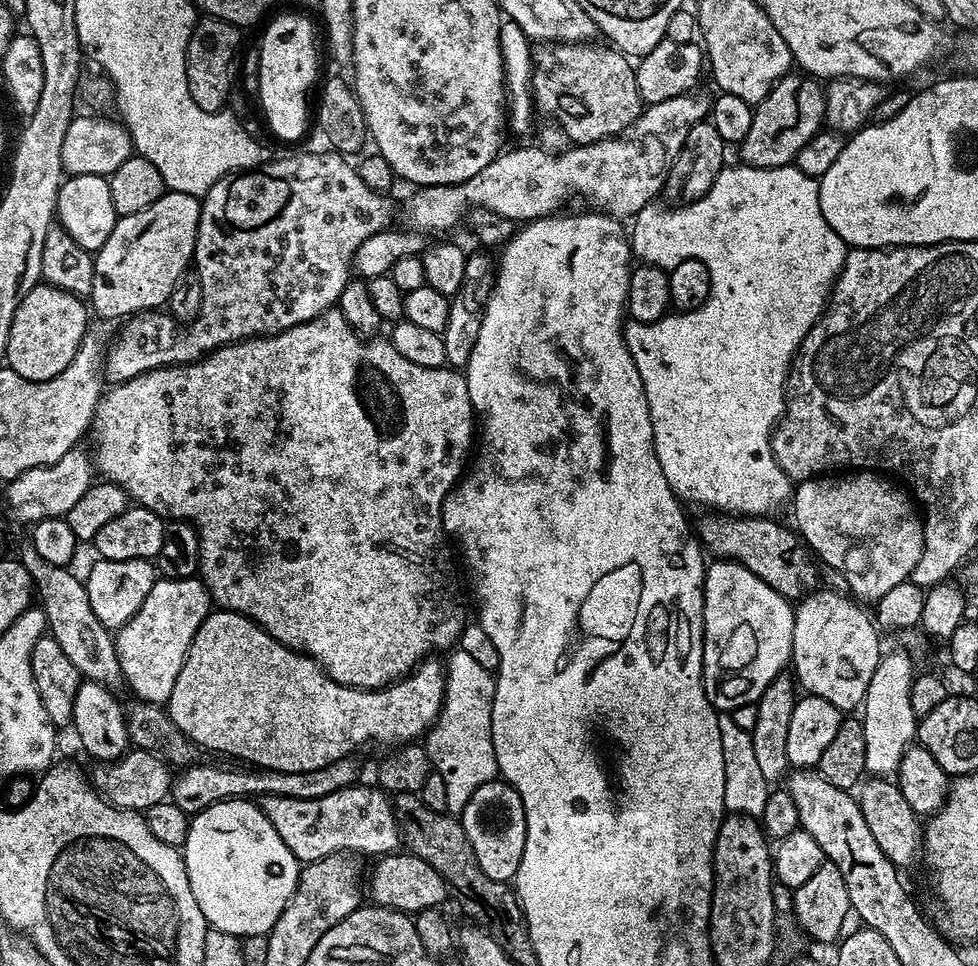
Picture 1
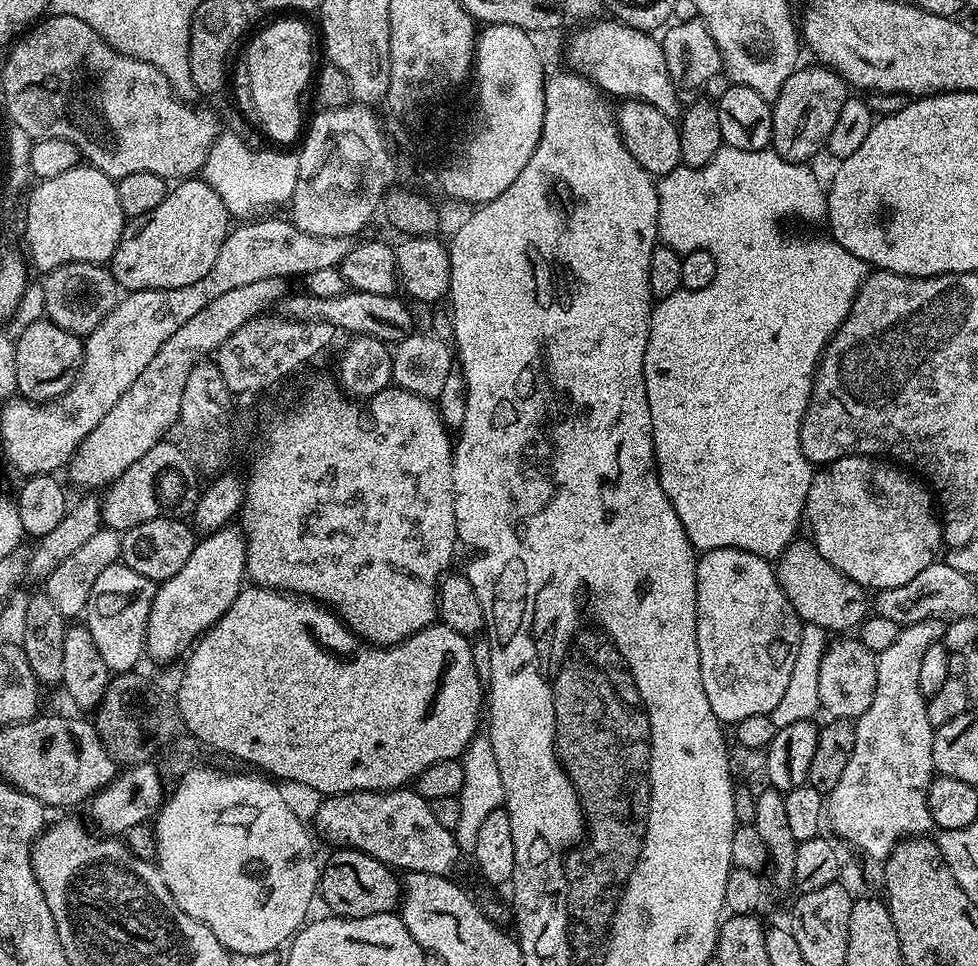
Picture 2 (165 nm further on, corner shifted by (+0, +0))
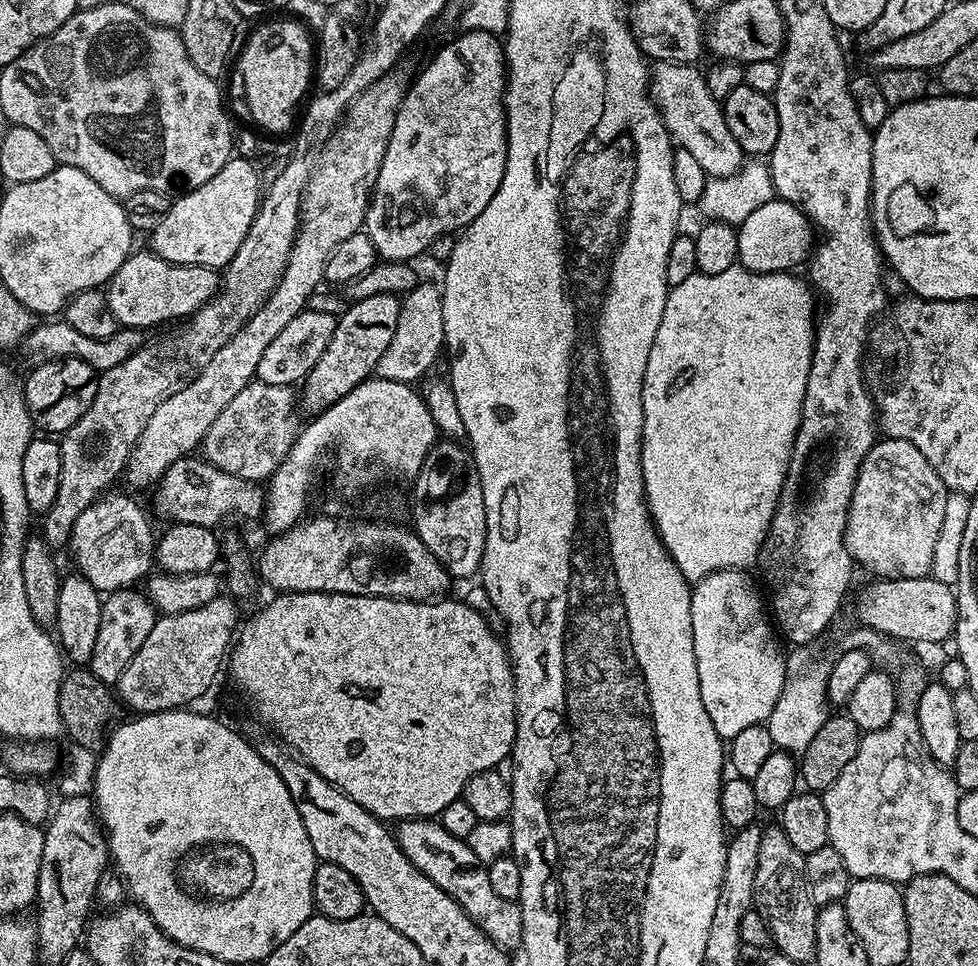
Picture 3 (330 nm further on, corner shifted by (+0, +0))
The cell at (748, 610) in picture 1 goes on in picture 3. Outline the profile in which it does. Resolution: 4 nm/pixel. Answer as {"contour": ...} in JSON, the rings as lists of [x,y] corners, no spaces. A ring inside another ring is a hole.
{"contour":[[[723,568],[706,578],[695,581],[691,585],[690,618],[692,619],[692,637],[694,638],[694,658],[698,662],[698,690],[702,690],[702,706],[706,706],[706,714],[710,714],[710,722],[714,722],[714,730],[718,730],[720,739],[725,742],[732,740],[734,734],[738,734],[741,730],[746,730],[746,726],[767,722],[771,716],[771,711],[774,710],[775,703],[778,702],[779,695],[783,692],[783,684],[786,682],[787,676],[787,662],[782,654],[780,656],[781,641],[778,639],[777,629],[766,611],[765,601],[764,604],[760,601],[761,589],[758,584],[758,589],[756,589],[755,582],[748,575],[747,571],[739,568]]]}

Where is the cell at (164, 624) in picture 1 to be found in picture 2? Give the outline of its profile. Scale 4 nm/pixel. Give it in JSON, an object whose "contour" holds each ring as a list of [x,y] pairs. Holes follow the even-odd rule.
{"contour":[[[229,526],[197,539],[194,554],[190,554],[186,566],[157,587],[144,643],[147,659],[160,664],[176,660],[180,655],[181,659],[216,620],[230,610],[234,598],[238,598],[246,584],[246,546],[243,535],[234,528]]]}

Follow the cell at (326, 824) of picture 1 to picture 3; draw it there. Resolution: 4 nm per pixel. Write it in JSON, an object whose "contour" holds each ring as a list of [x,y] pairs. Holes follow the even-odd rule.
{"contour":[[[417,818],[401,820],[395,825],[396,845],[406,854],[406,858],[434,886],[446,890],[462,910],[497,946],[505,950],[519,949],[522,936],[522,914],[519,903],[502,898],[490,886],[490,874],[485,864],[470,850],[467,840],[454,838],[454,834],[446,834],[446,830],[435,819]]]}

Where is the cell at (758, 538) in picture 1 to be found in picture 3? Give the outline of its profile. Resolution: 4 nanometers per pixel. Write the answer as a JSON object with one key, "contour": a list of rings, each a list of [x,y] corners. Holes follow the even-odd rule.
{"contour":[[[931,575],[873,582],[856,610],[863,627],[893,641],[913,640],[916,644],[936,644],[955,633],[956,593],[949,585],[933,580]]]}

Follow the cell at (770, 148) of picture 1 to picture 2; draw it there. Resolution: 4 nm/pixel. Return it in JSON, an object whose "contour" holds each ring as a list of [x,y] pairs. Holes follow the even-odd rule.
{"contour":[[[813,64],[814,66],[805,66],[797,68],[786,83],[782,86],[778,98],[773,101],[772,107],[772,150],[786,161],[794,161],[796,163],[807,163],[811,161],[811,157],[820,149],[825,147],[829,134],[840,116],[842,106],[848,97],[850,97],[850,88],[845,80],[830,68],[821,64]]]}

